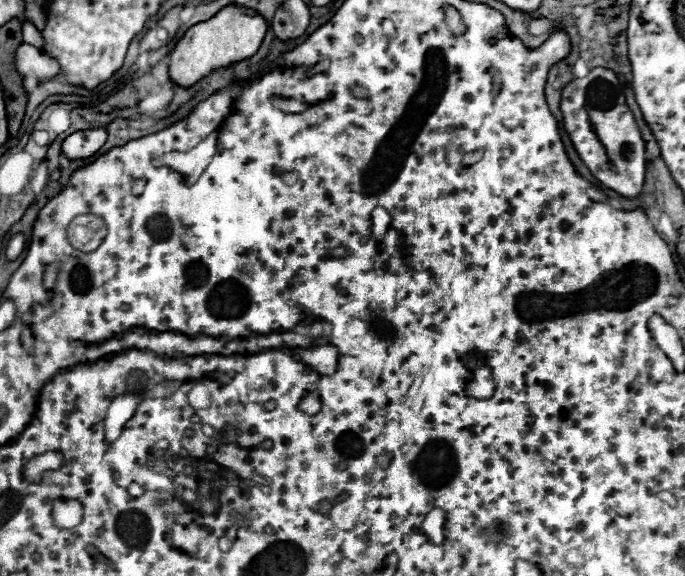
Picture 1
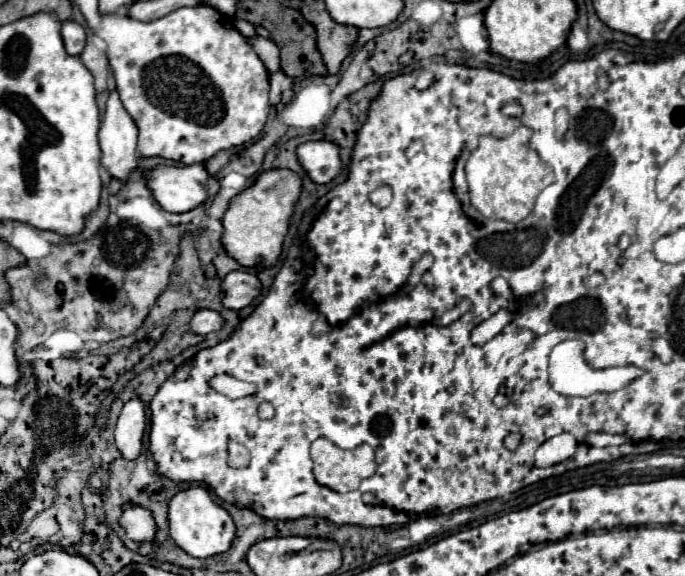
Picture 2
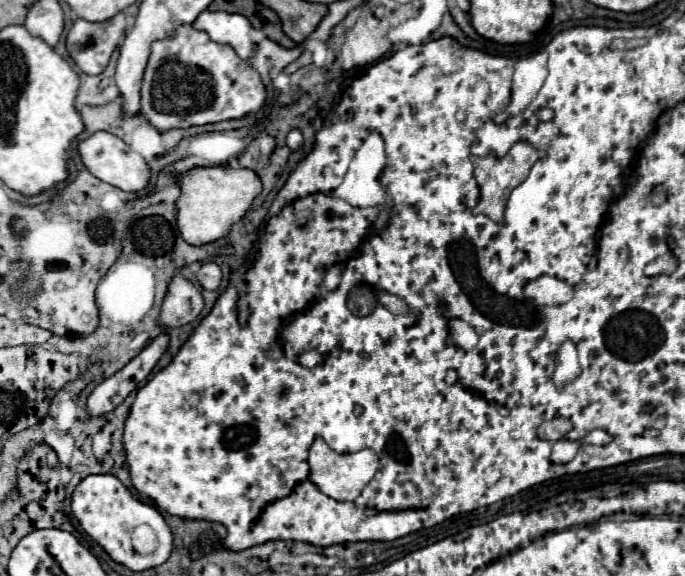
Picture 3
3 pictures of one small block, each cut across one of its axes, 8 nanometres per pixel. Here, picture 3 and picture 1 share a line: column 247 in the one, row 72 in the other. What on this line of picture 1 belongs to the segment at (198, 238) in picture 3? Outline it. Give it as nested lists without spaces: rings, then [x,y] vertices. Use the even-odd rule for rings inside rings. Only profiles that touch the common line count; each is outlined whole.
[[[226,6],[216,16],[212,16],[206,22],[198,22],[192,28],[186,30],[182,40],[176,44],[176,48],[170,54],[170,78],[174,84],[182,88],[190,88],[202,78],[206,78],[210,72],[228,66],[232,62],[240,62],[250,58],[258,52],[264,34],[268,30],[268,22],[258,16],[256,12],[250,12],[240,6]]]

